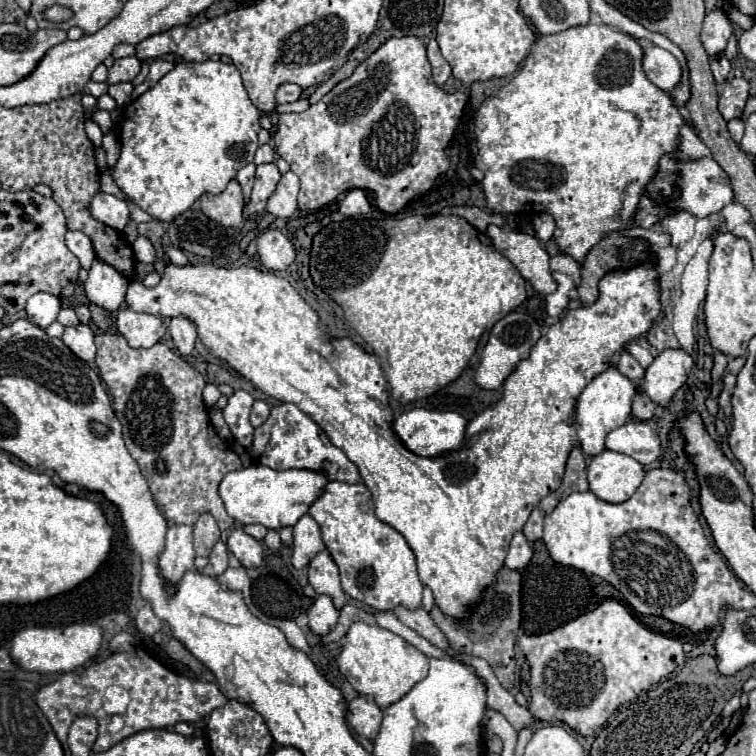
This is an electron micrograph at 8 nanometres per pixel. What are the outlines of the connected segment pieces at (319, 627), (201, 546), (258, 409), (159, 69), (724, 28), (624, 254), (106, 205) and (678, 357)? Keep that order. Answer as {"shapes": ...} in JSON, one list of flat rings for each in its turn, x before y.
{"shapes":[[[326,594,316,596,312,608,308,610,308,626,316,636,328,634,338,620,338,608,334,606,332,598]],[[202,514,198,518,198,522,194,524,194,550,196,556,208,556,212,546,218,542,220,538,220,528,214,520,212,514]],[[256,400,252,406,252,412,250,412,250,420,266,420,268,412,270,412,270,406,262,400]],[[154,60,154,62,150,64,150,74,148,74,148,78,146,78,140,86,134,88,132,98,138,98,138,96,142,96,146,90,150,90,150,88,152,88,164,74,168,74,172,68,174,68,172,62,166,62,166,60]],[[716,8,704,16,702,44,710,56,722,54,726,50,730,36,732,36,732,24,720,8]],[[610,234,602,238,586,256,582,264,582,284,578,288,582,304,598,300,598,282,604,274,614,270,630,270,646,262,656,262,652,244,644,238,630,238]],[[98,192,90,206,88,206,90,214,94,220,114,228,114,230,122,230,128,222,128,206,124,200,112,196,112,194,104,194,104,192]],[[666,348,646,368,642,392,646,392,652,402,666,406,674,392,686,382,690,368,692,358,688,352,684,352,682,348]]]}

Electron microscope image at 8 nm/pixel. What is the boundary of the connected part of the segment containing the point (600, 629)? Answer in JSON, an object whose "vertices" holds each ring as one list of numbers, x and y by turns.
{"vertices":[[604,600,596,610,538,636,522,636,518,646,532,666,530,714,542,722,564,722,590,736,620,704,658,684,686,662,682,642,638,621,617,600]]}

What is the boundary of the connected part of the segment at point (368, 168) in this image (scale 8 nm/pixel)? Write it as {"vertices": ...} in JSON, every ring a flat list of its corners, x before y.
{"vertices":[[404,36,404,38,390,38,386,44,382,44,382,48,378,48,378,52,374,52,372,56,368,56,356,70,350,78,342,80,340,84,336,84,320,102,312,104,308,110,300,112,300,114,280,114,280,120,278,120,278,130,274,134,274,150,278,152,280,158,284,158,288,164,290,164,290,170,300,178,300,194,298,194,298,208,300,210,318,210,330,202,334,202,342,192,348,192,348,190,354,190,354,188,360,188,360,190,372,190,376,194,376,200,378,200,378,208,386,214,396,214,400,212,412,198,420,196,420,194,426,194,436,178,440,174,444,174,450,166,448,162,448,156,446,156,446,146,448,142,452,140,454,136,454,130,458,126,458,120,464,112,464,106,466,106,466,100,468,96,464,92,446,92,442,90,440,86,434,84,432,80,432,66,428,62,428,56,426,56,426,48,424,44,420,42,420,38,416,36]]}

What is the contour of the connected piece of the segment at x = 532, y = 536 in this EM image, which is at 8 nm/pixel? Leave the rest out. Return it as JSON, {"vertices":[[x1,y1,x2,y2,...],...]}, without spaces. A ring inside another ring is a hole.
{"vertices":[[540,508,532,510,532,514,530,514,530,518,528,518,522,532,524,532,524,536,530,544,534,544,536,540,542,538,542,512,540,512]]}

